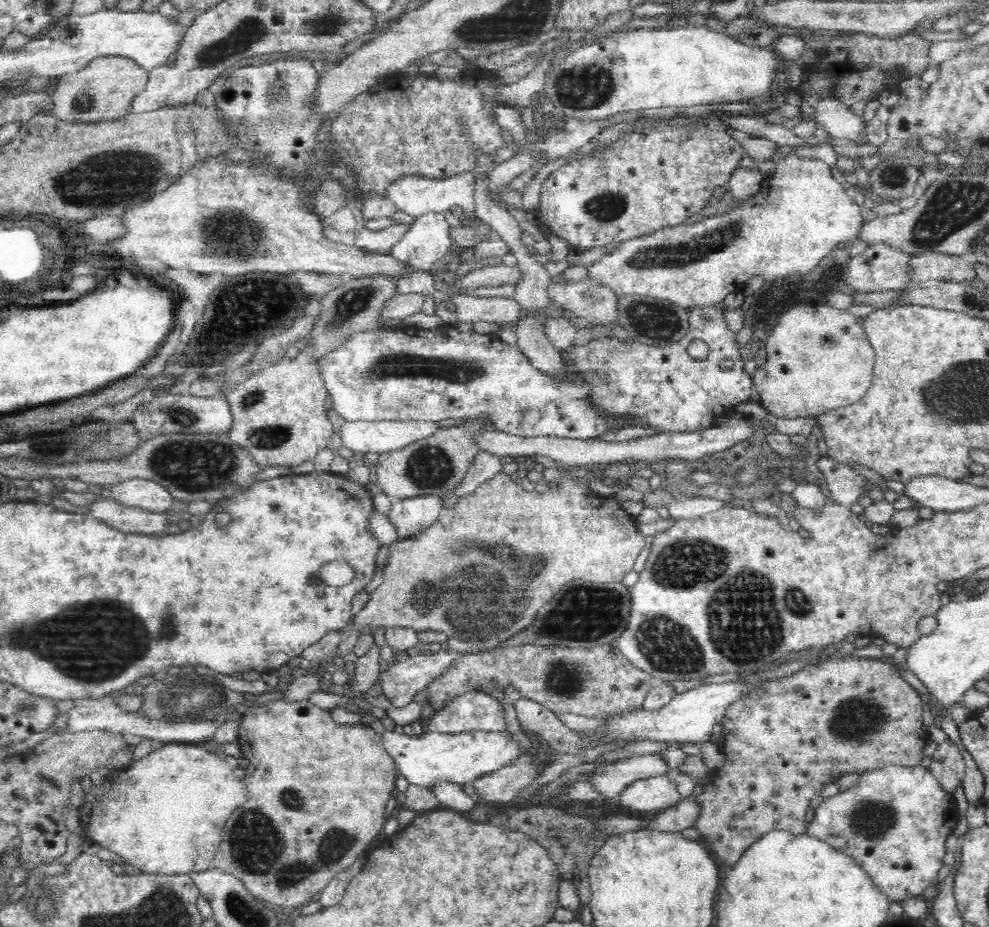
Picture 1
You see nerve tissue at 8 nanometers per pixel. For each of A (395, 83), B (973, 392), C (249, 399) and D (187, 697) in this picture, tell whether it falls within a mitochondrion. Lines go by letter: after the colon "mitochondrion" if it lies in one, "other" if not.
A: other
B: mitochondrion
C: mitochondrion
D: mitochondrion

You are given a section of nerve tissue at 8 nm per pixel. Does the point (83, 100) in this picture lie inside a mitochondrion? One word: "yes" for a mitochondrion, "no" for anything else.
yes

